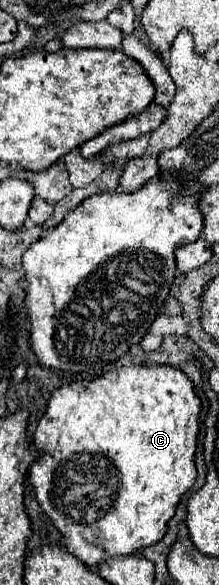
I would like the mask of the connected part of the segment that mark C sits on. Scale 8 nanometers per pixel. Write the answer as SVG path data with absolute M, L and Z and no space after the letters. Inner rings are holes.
M152 363L152 365L122 365L114 371L104 373L98 379L68 383L68 385L64 385L64 387L60 387L52 393L52 397L48 399L46 413L38 421L38 427L34 431L34 445L42 455L32 465L28 479L30 479L30 485L34 487L34 491L36 491L36 499L38 499L40 507L52 519L52 523L58 527L58 531L64 535L64 545L66 545L68 553L72 553L84 565L94 567L94 565L98 565L98 561L104 561L104 559L116 557L116 555L132 555L138 549L154 545L156 541L162 539L162 535L166 533L166 523L172 519L178 501L196 481L194 453L196 453L196 439L198 439L198 431L200 431L200 411L202 411L202 403L200 403L198 395L194 393L192 379L172 365L156 365L156 363ZM100 499L114 499L114 503L98 519Z

